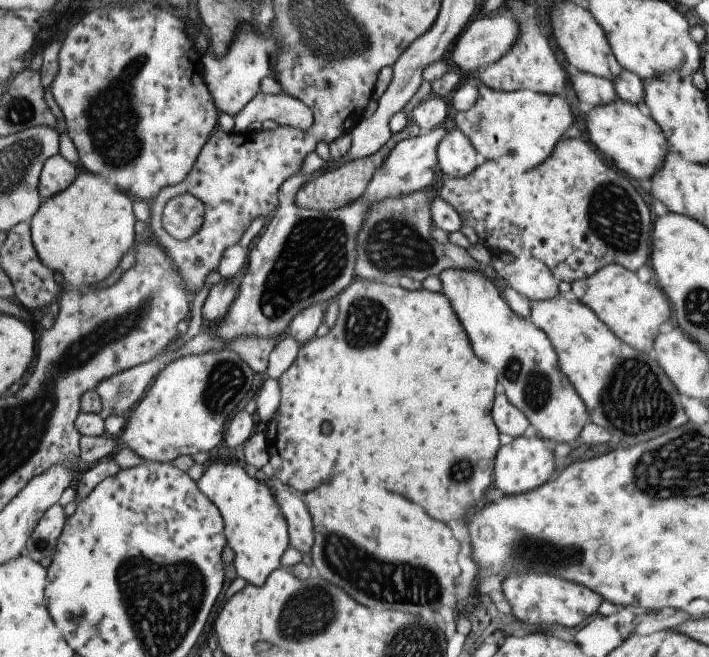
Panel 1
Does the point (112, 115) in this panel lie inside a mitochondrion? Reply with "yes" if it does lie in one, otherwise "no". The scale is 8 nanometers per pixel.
yes

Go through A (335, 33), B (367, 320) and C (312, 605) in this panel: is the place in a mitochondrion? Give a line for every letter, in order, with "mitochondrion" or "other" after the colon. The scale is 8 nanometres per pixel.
A: mitochondrion
B: mitochondrion
C: mitochondrion

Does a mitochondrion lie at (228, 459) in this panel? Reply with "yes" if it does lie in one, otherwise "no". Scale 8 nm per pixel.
no

